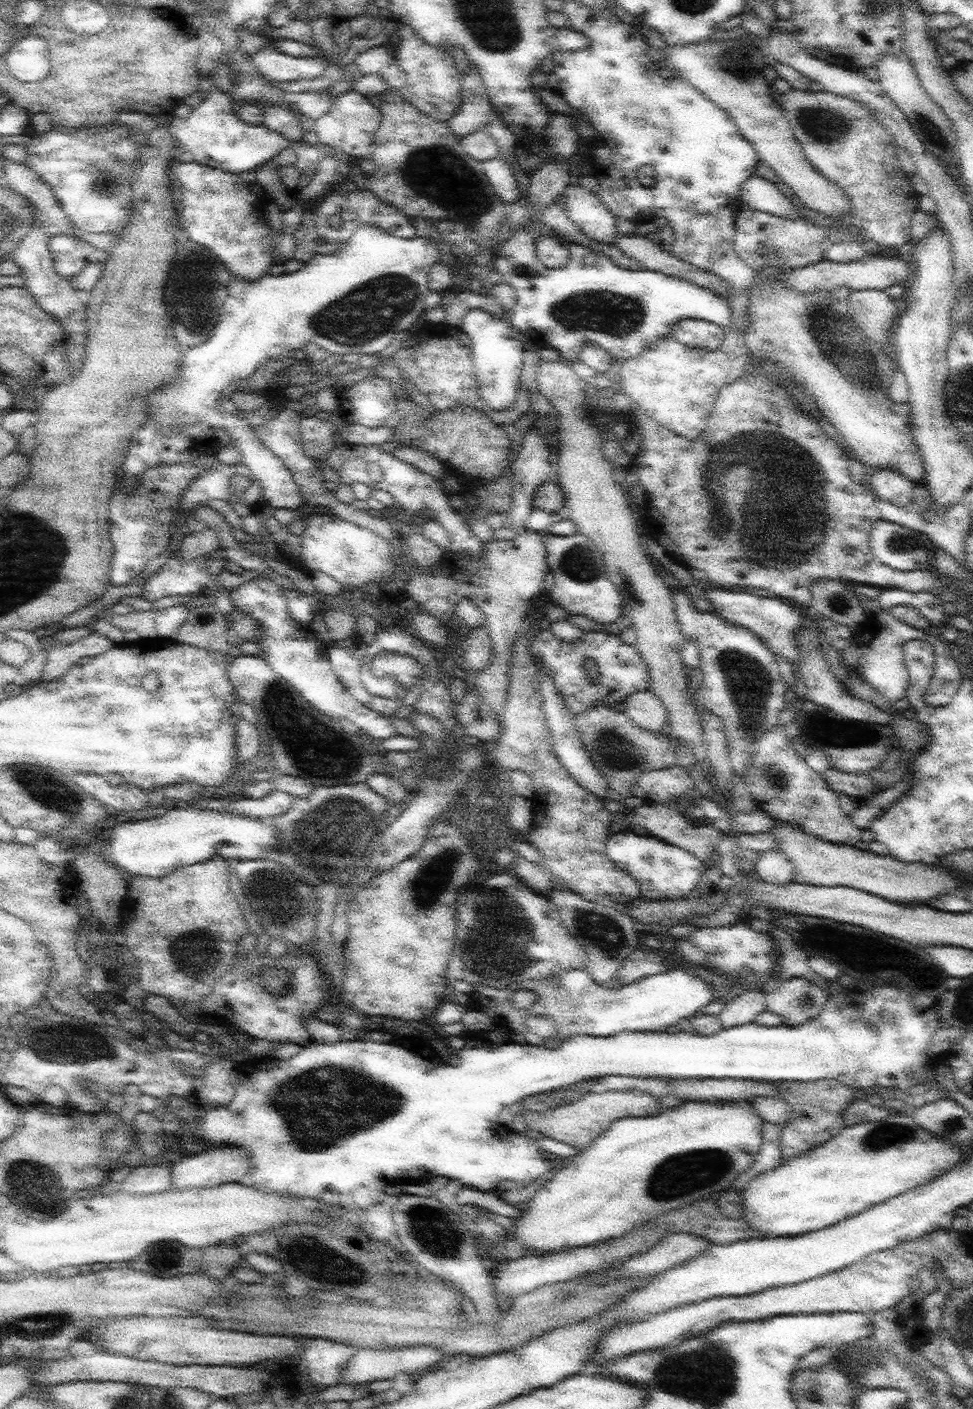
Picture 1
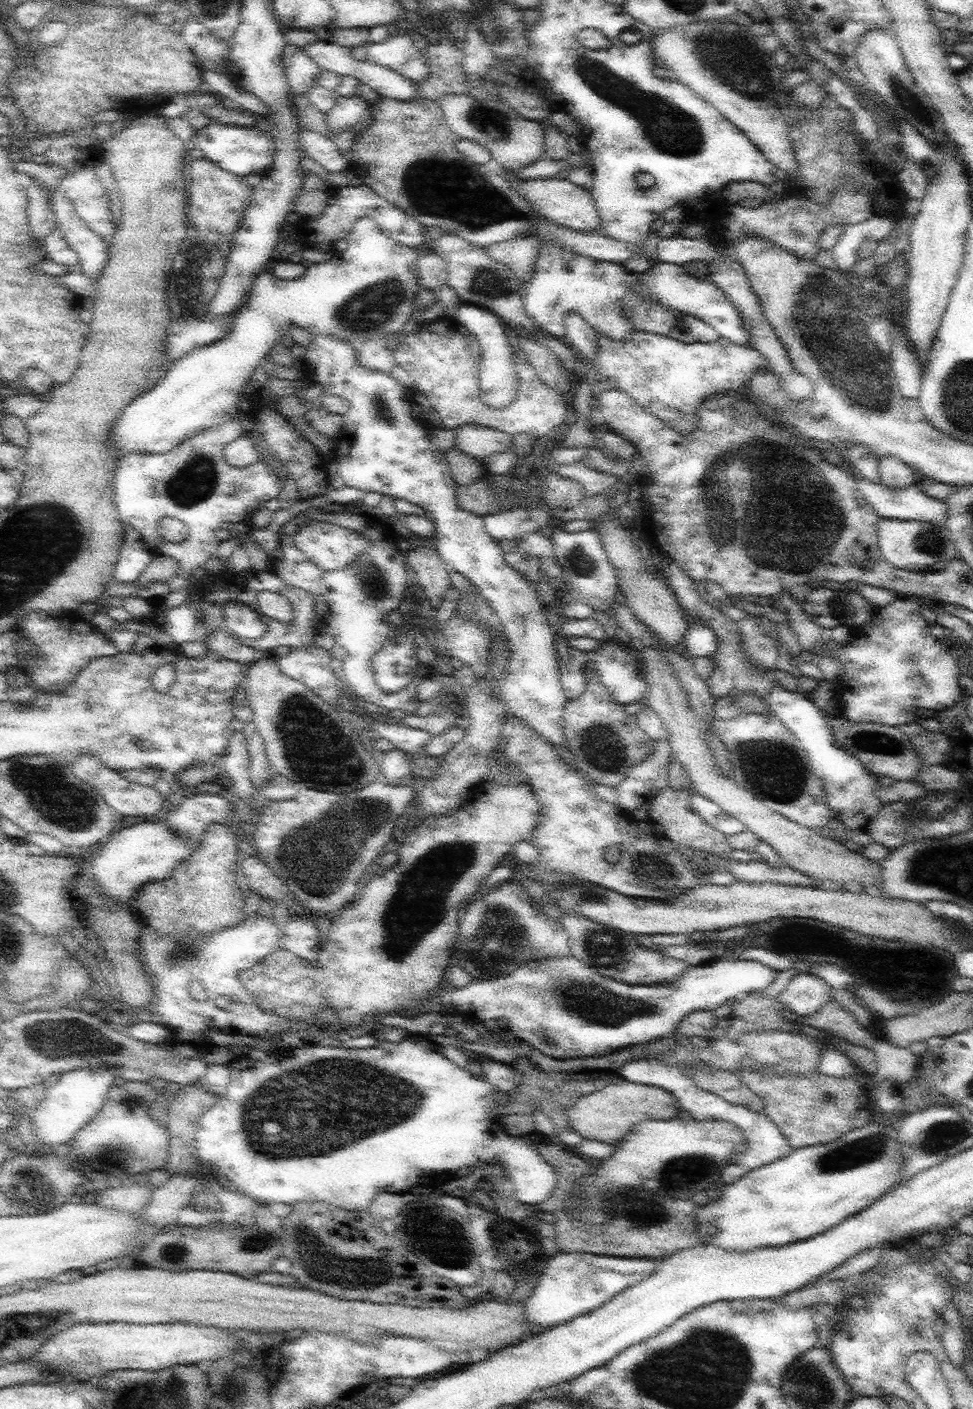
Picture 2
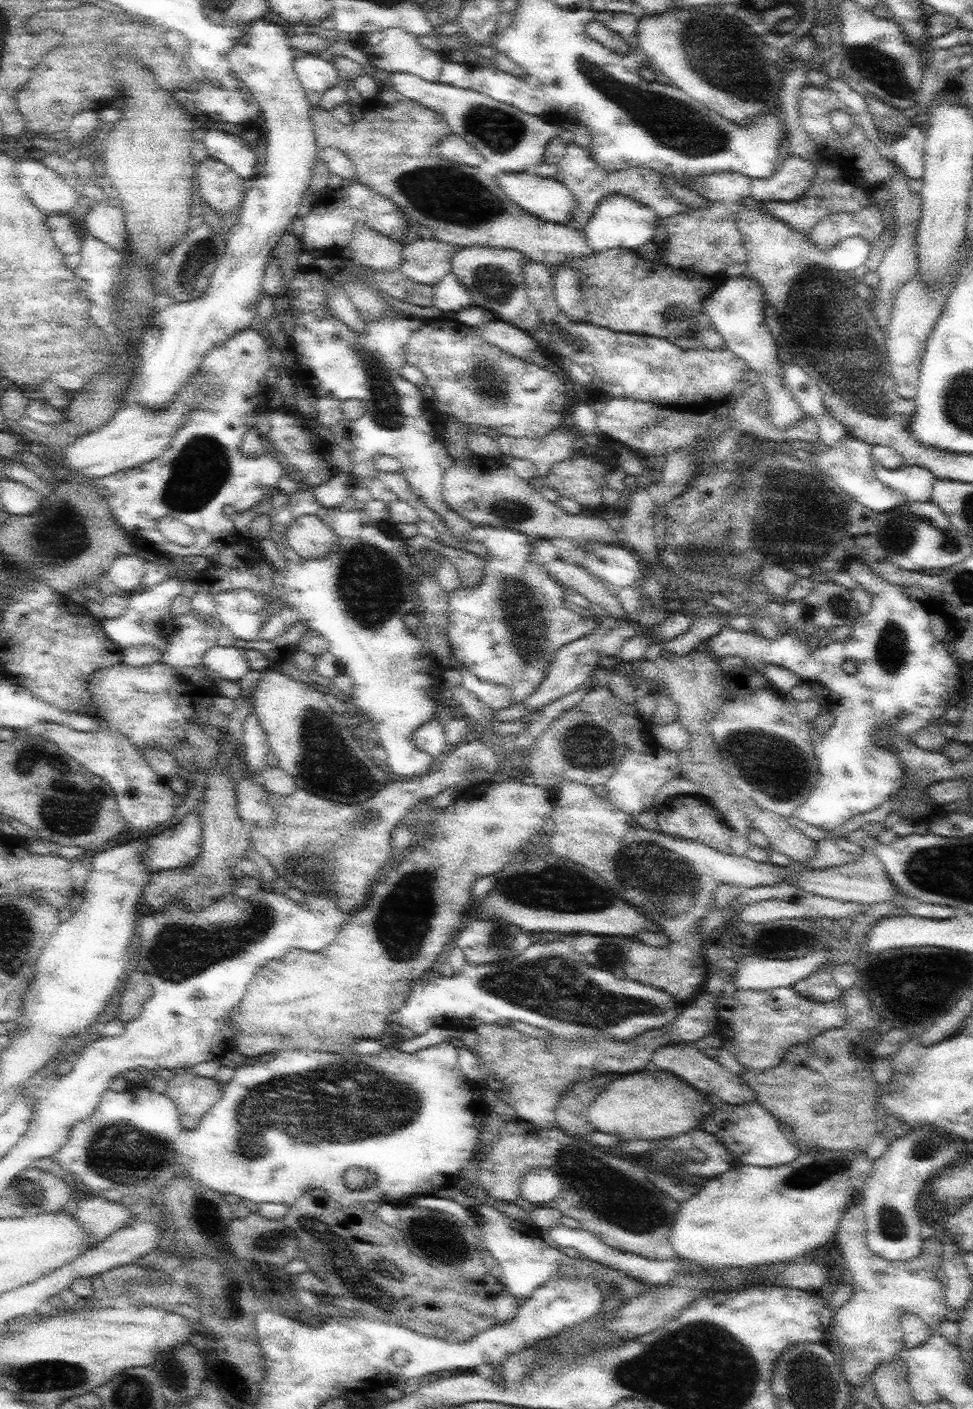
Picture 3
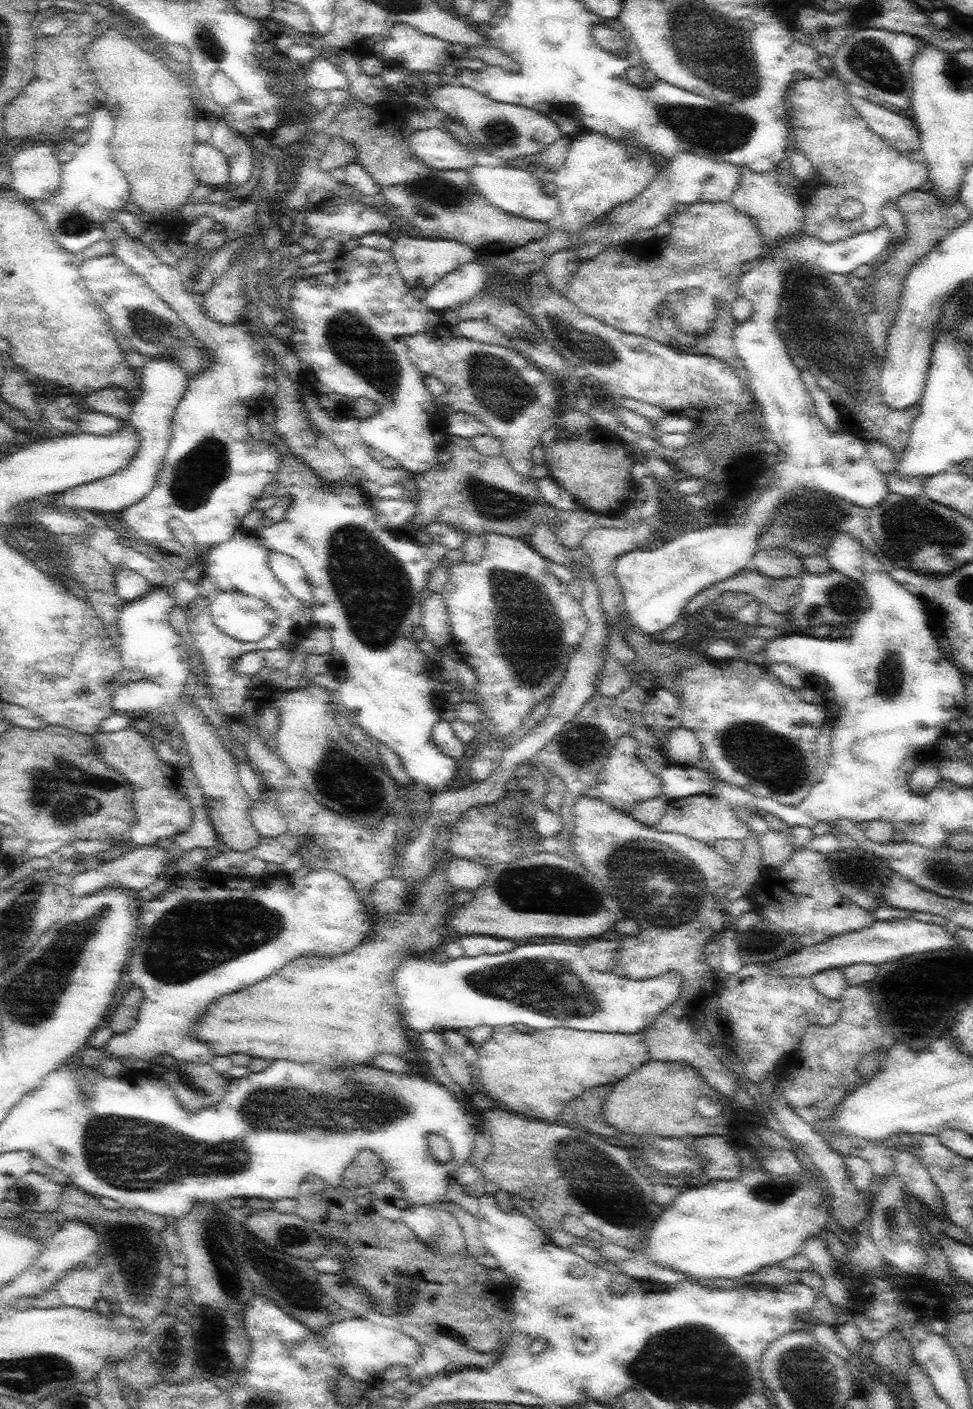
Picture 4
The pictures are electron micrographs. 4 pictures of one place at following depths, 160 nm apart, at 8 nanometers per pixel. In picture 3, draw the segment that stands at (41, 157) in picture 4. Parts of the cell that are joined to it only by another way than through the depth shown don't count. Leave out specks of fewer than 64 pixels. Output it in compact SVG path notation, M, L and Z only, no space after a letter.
M24 160L24 162L18 162L18 169L16 170L22 188L40 209L40 212L48 217L57 212L69 212L78 206L79 191L75 189L73 180L64 178L54 170L50 170L41 161Z

